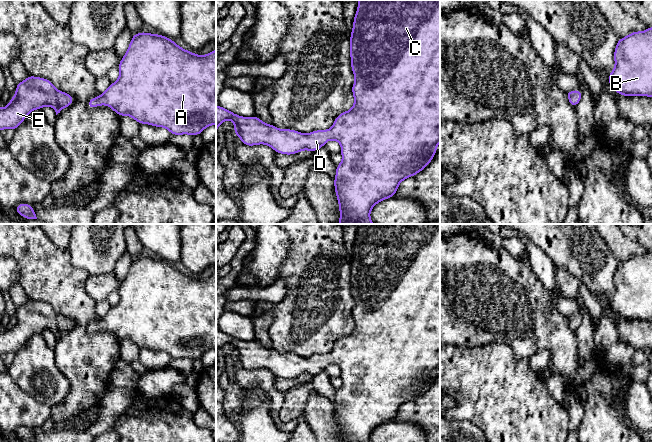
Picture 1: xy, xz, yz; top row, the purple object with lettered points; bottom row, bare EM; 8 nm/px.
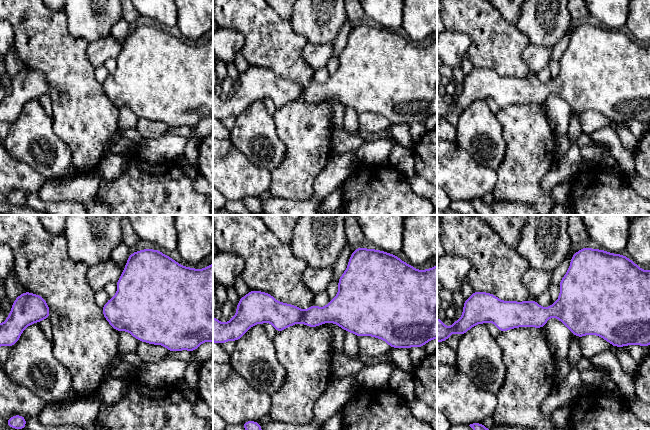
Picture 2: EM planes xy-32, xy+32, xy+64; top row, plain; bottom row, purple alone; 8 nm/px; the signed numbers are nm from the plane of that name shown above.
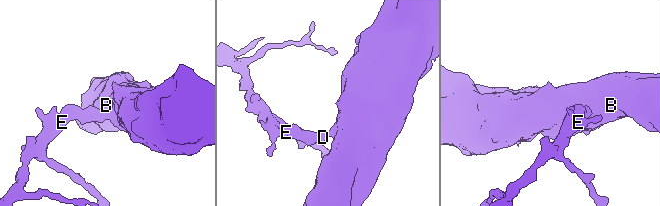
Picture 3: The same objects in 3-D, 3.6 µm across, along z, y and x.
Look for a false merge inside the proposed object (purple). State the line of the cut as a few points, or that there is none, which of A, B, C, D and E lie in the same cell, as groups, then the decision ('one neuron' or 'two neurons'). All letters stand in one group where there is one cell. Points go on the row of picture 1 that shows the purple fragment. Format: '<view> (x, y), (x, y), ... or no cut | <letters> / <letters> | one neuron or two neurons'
no cut | A B C D E | one neuron

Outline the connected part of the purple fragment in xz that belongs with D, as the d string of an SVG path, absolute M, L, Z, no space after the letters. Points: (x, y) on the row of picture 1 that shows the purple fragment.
M358 0L358 8L353 20L353 28L350 35L350 58L352 73L355 82L352 85L354 96L353 107L340 113L329 130L314 130L309 134L303 134L292 129L279 129L261 121L257 116L243 117L221 107L216 106L216 133L218 126L226 120L234 122L234 135L237 135L246 146L265 144L270 146L276 153L285 155L297 154L303 150L315 152L324 147L328 140L340 143L342 162L336 166L334 187L339 203L340 219L338 224L374 224L370 219L372 208L384 199L394 197L399 184L406 178L412 177L425 169L432 161L440 142L440 0Z

